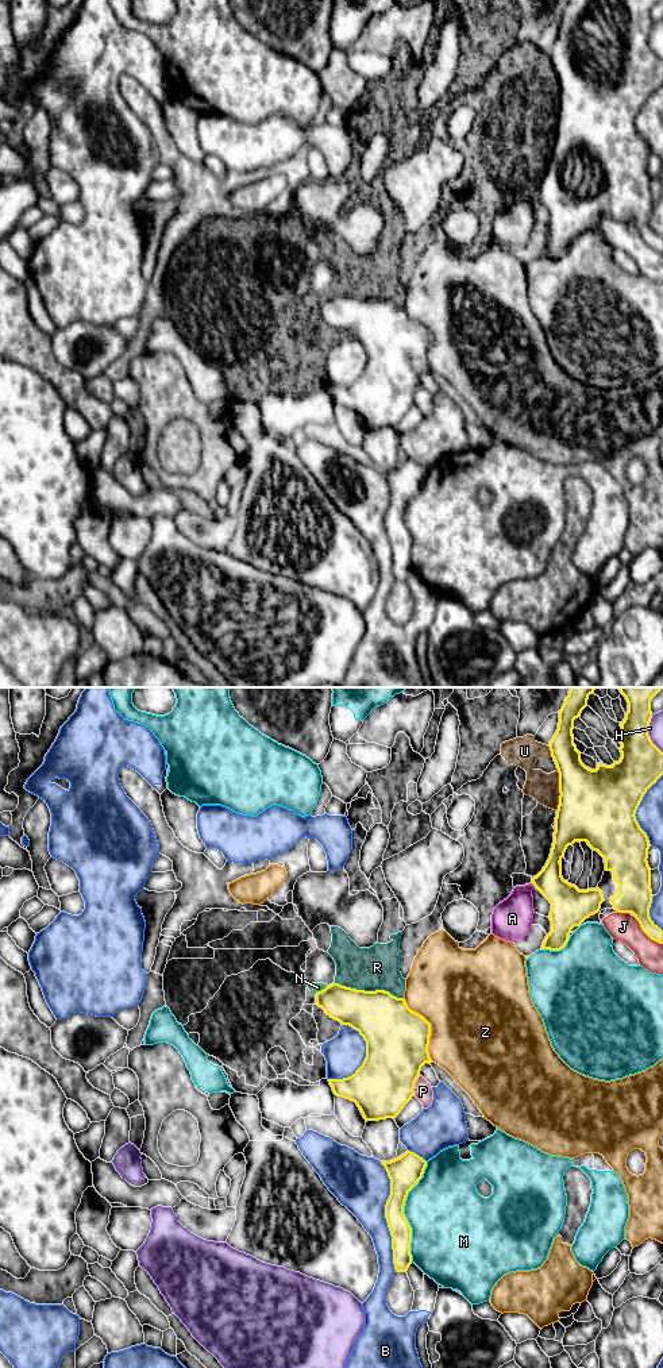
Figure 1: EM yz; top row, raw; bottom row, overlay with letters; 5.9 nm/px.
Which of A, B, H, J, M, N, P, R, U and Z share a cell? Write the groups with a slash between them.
A / B / H / J / M / N R / P / U / Z

